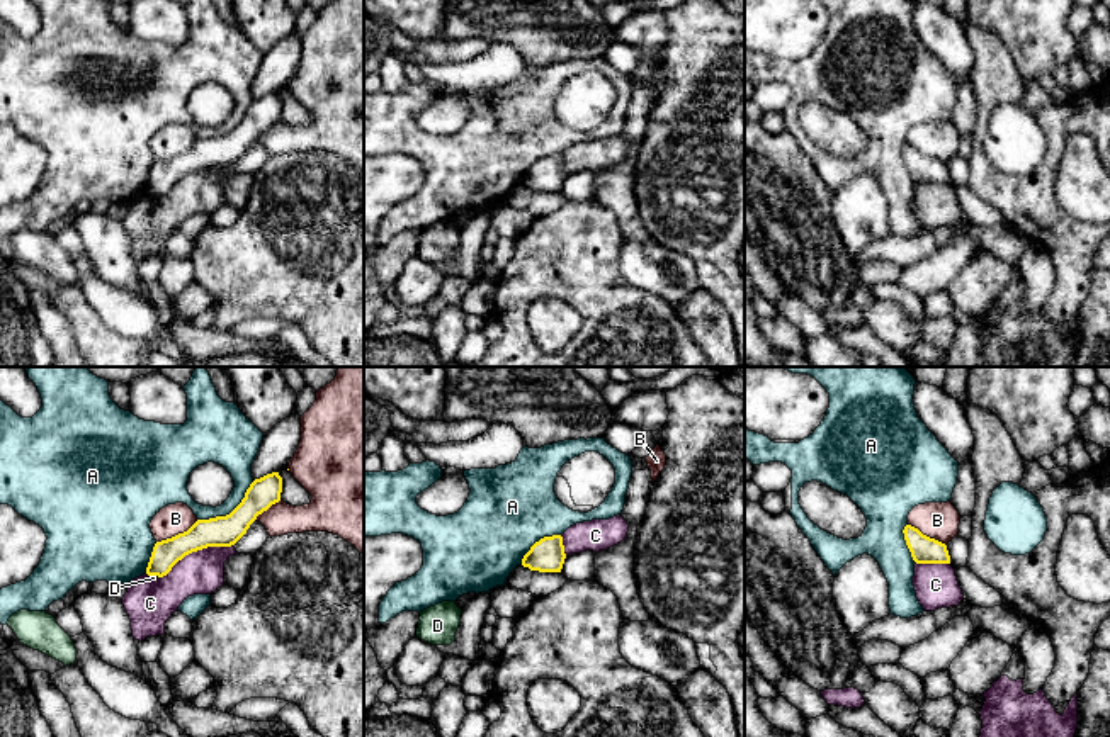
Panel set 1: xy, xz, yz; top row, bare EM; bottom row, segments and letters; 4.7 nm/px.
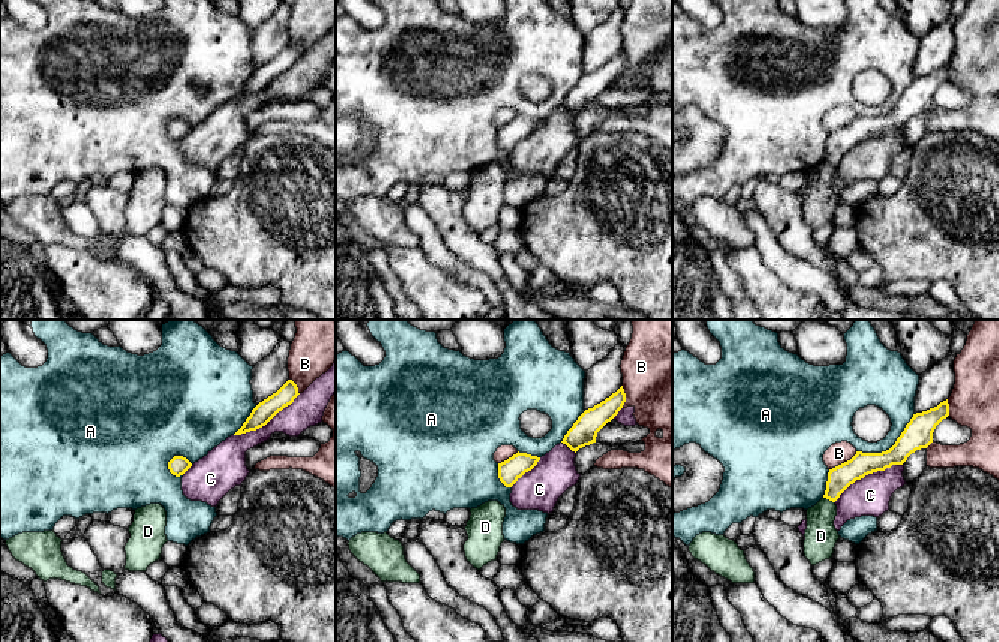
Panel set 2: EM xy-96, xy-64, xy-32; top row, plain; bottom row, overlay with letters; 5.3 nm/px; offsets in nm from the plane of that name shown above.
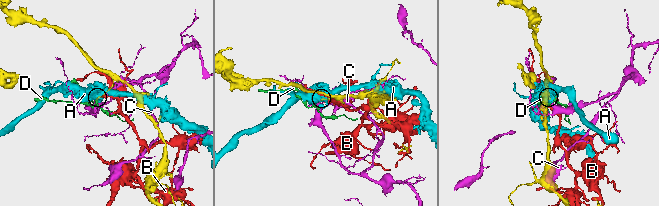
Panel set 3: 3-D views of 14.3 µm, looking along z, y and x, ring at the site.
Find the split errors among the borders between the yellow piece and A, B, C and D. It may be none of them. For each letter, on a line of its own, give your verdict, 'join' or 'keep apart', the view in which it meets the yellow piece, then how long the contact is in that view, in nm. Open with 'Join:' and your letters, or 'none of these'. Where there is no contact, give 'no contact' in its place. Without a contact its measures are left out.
Join: none of these
A: keep apart; contact in xy; length 320 nm
B: keep apart; contact in xy; length 220 nm
C: keep apart; contact in xy; length 380 nm
D: keep apart; contact in xy; length 50 nm

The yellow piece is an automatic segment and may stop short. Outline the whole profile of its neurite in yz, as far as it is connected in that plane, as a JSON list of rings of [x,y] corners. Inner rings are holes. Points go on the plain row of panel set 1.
[[[906,144],[904,160],[916,183],[950,183],[947,165]]]

